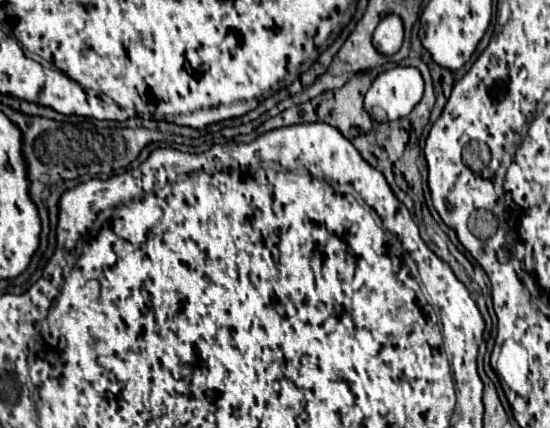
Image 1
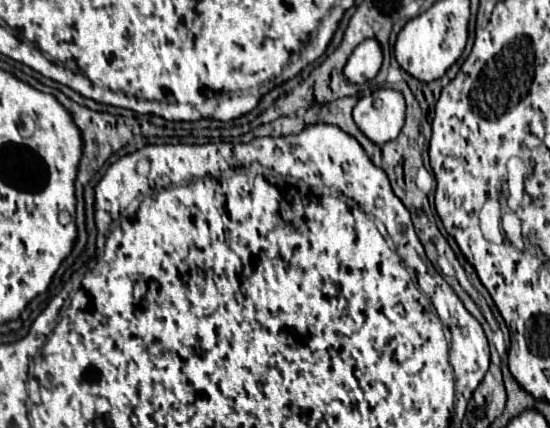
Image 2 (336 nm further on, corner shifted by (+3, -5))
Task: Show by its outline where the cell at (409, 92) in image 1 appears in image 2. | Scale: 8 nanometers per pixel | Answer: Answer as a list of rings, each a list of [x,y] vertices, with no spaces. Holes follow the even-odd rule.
[[[376,89],[374,93],[360,97],[354,107],[356,125],[376,145],[396,139],[404,127],[404,117],[404,95],[394,89]]]

